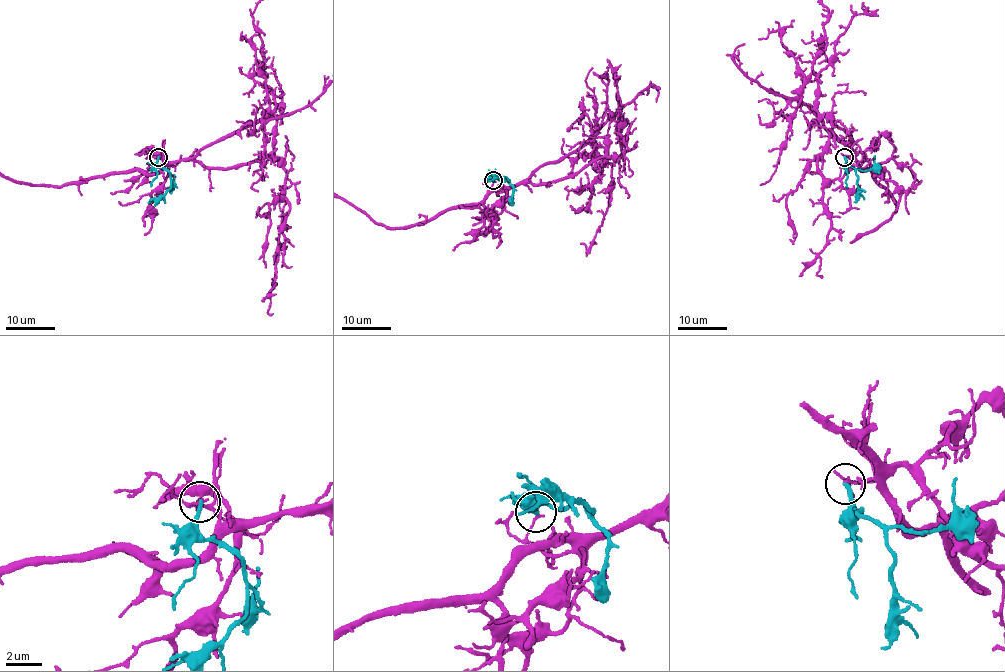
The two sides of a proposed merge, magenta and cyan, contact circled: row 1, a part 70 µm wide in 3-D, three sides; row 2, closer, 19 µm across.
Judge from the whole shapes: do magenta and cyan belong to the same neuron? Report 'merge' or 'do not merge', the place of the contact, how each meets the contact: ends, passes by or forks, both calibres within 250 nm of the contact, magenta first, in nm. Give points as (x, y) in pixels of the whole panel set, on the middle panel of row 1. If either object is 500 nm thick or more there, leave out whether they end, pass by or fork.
do not merge | (493, 180) | magenta ends | cyan ends | 120/240 nm

